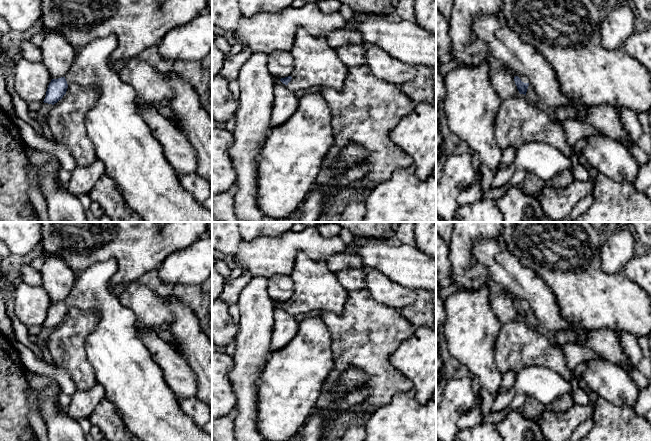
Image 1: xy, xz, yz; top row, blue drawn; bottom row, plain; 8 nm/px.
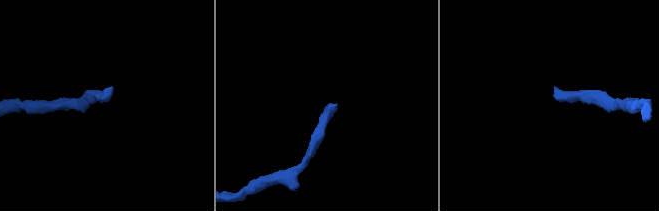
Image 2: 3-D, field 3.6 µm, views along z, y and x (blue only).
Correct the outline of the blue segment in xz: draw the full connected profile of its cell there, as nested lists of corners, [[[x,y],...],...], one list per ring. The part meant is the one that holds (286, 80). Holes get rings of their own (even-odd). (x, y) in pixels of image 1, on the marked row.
[[[299,27],[290,51],[294,58],[293,72],[280,81],[291,91],[311,87],[343,90],[349,68],[338,58],[326,38],[311,35]]]

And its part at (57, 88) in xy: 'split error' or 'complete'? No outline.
split error

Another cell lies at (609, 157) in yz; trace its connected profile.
[[[604,135],[587,138],[581,160],[618,182],[634,183],[640,166],[621,143]]]

